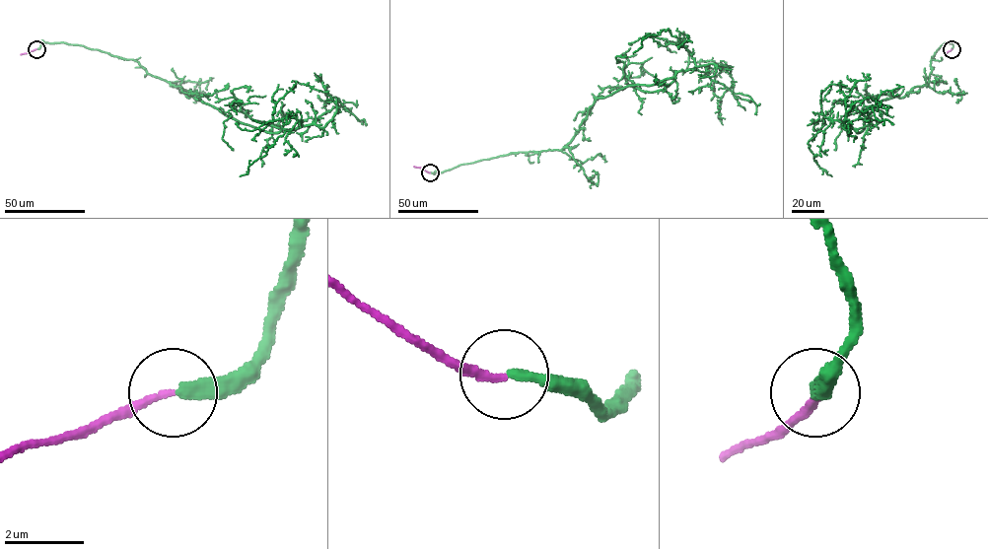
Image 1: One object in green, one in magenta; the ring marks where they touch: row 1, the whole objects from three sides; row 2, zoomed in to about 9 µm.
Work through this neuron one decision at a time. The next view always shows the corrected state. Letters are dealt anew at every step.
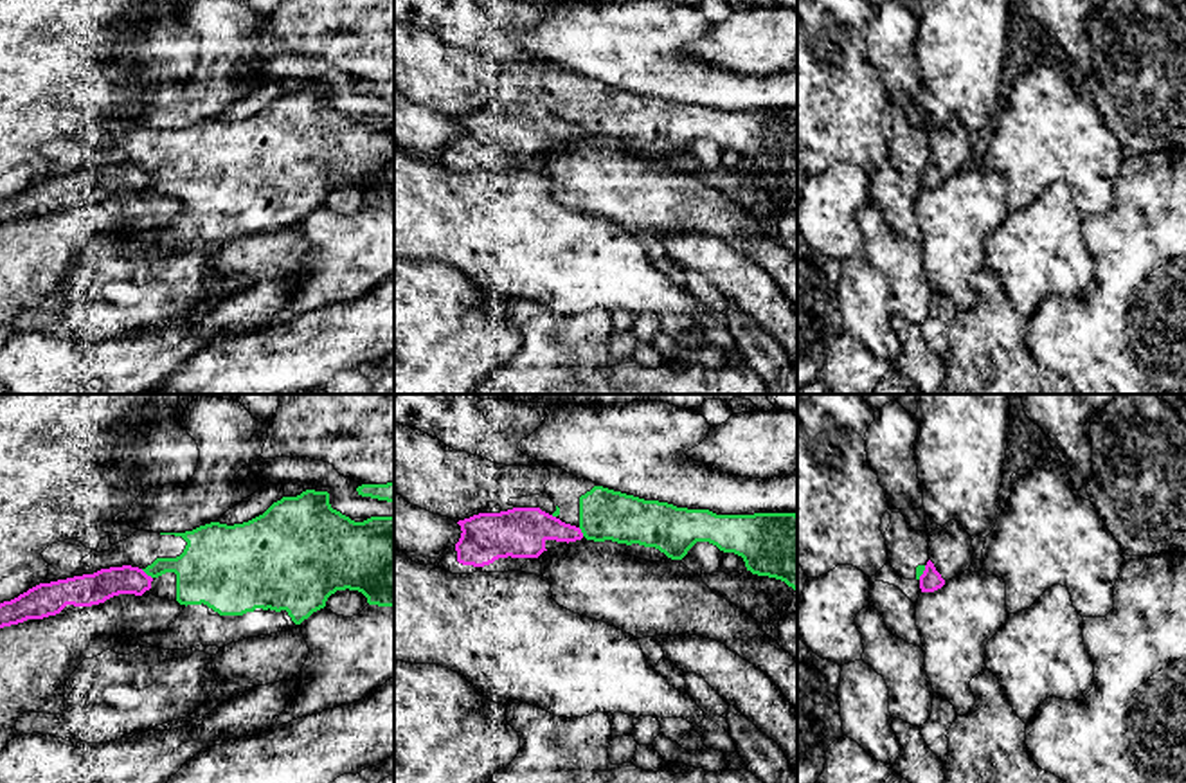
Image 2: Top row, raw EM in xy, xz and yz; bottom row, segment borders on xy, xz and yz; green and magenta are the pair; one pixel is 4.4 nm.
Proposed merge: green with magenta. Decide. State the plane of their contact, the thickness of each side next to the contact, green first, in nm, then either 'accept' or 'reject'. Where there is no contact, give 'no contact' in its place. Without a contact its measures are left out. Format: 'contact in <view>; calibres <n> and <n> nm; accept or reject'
contact in xy; calibres 240 and 140 nm; reject

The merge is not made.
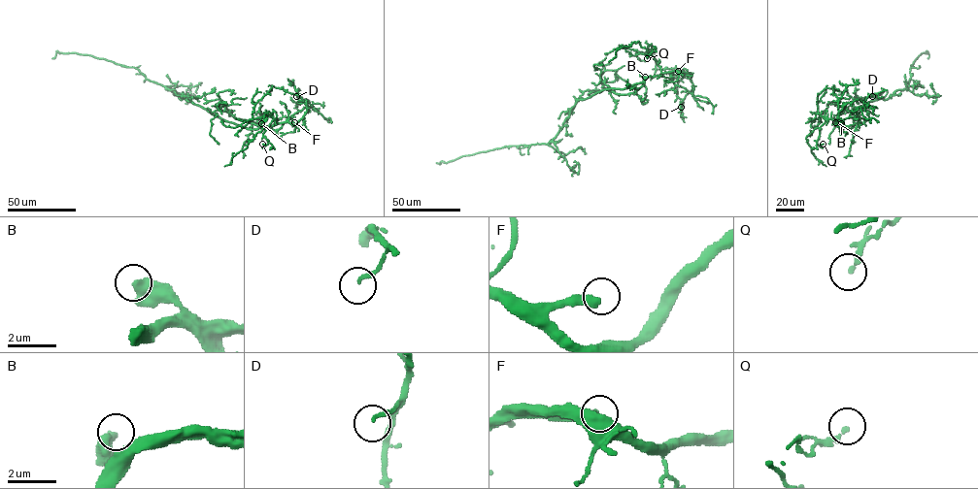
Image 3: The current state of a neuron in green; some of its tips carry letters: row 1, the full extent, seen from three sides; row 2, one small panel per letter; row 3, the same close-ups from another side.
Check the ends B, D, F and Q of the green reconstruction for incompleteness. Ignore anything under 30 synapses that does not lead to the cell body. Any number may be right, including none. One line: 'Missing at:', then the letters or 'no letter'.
Missing at: F

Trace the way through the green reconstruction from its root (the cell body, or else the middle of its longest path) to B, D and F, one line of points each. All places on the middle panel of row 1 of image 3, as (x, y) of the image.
B: (582, 100), (604, 89), (623, 88), (641, 82), (645, 77)
D: (582, 100), (604, 89), (625, 88), (641, 82), (647, 77), (676, 71), (690, 74), (692, 84), (681, 107)
F: (582, 100), (604, 89), (625, 88), (641, 82), (647, 77), (678, 71)

